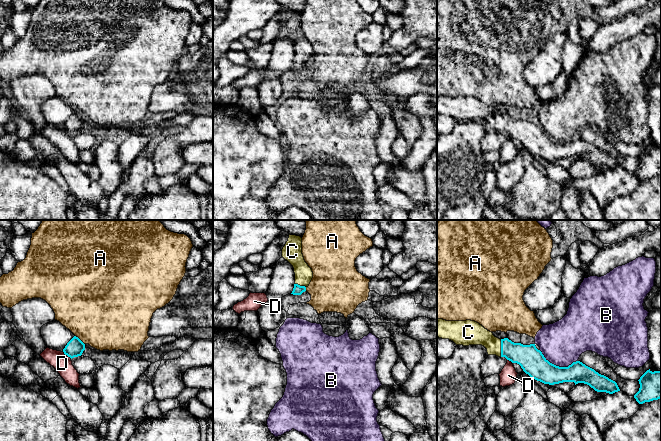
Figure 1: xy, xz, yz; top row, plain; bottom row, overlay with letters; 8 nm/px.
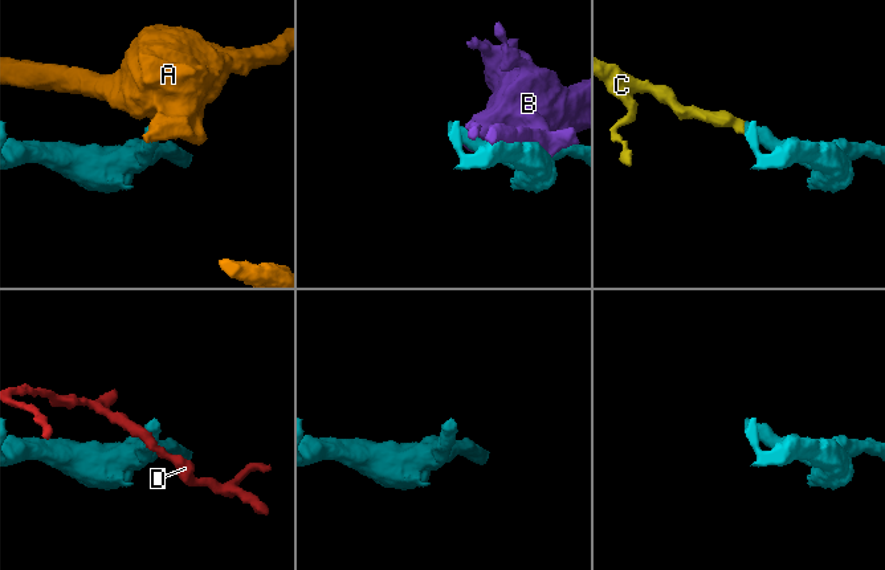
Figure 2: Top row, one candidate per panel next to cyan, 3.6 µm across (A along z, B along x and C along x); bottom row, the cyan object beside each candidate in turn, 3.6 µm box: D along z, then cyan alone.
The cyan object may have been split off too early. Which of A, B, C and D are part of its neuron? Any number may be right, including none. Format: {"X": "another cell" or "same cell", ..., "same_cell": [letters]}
{"A": "another cell", "B": "another cell", "C": "same cell", "D": "another cell", "same_cell": ["C"]}

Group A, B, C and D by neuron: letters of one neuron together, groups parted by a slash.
A / B / C / D

